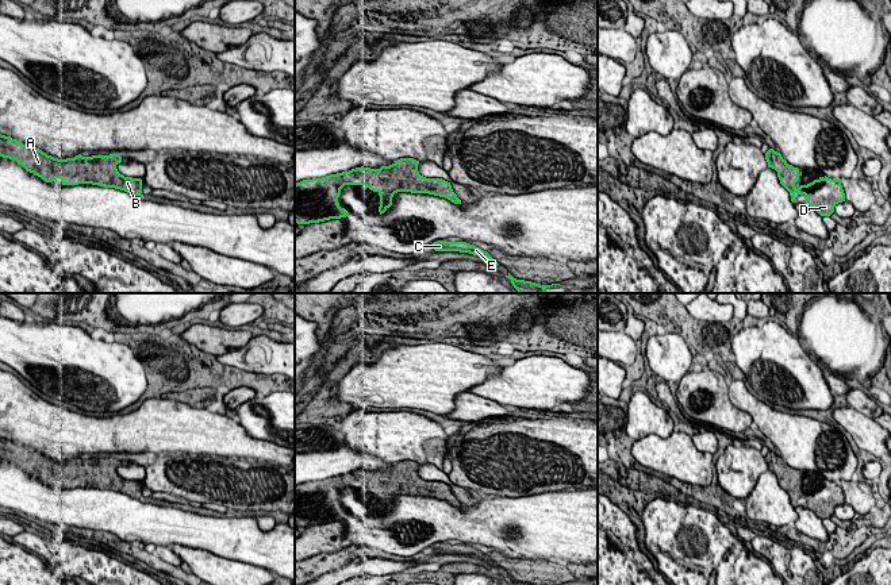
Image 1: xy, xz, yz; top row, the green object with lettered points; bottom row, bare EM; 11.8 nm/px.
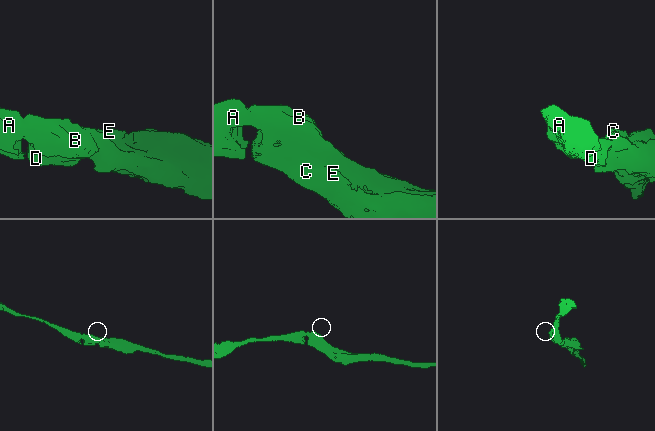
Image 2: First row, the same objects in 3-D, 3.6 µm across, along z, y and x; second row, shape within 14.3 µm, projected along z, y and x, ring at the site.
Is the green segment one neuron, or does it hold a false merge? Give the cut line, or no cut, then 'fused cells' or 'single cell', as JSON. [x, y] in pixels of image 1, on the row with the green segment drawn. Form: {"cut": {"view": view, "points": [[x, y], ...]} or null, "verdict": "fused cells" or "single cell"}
{"cut": null, "verdict": "single cell"}

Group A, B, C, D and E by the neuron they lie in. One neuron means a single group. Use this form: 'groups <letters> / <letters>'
groups A B C D E

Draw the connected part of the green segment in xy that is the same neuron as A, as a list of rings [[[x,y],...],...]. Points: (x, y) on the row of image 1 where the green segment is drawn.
[[[0,134],[0,157],[16,161],[46,182],[61,178],[62,185],[92,184],[120,189],[133,196],[142,193],[141,178],[124,177],[118,172],[116,165],[122,162],[119,154],[92,157],[78,154],[74,158],[58,159]]]

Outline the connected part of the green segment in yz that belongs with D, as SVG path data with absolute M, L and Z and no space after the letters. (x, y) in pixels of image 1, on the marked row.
M769 149L765 153L768 168L777 172L780 184L790 192L791 201L795 201L795 195L804 195L806 204L813 207L821 216L830 216L838 203L845 201L845 193L840 180L819 177L807 185L795 188L795 182L802 176L802 172L781 157L780 153Z

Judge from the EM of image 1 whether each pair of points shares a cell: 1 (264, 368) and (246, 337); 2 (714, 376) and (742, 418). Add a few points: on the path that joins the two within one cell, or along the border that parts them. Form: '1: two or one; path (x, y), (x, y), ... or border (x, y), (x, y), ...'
1: two; border (254, 338), (239, 347), (230, 347), (221, 354)
2: one; path (714, 388), (715, 397), (730, 412)

